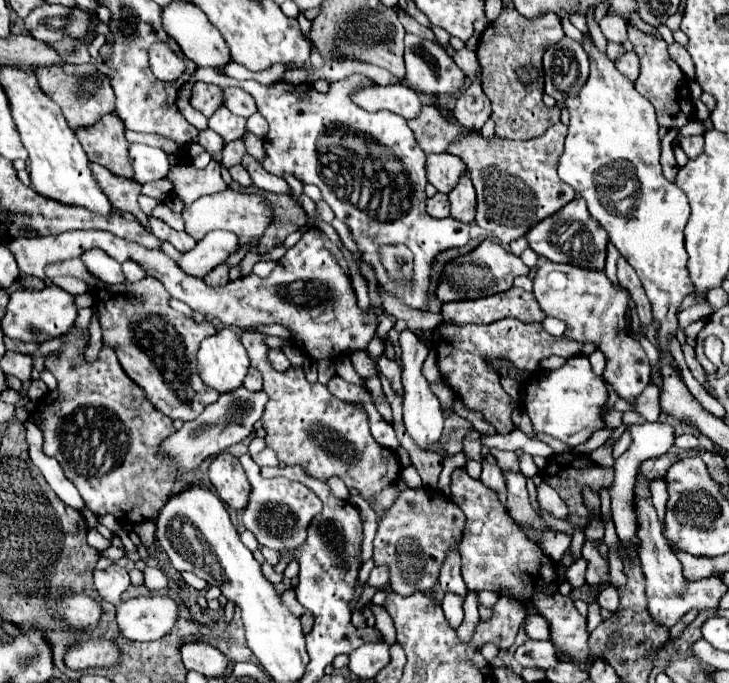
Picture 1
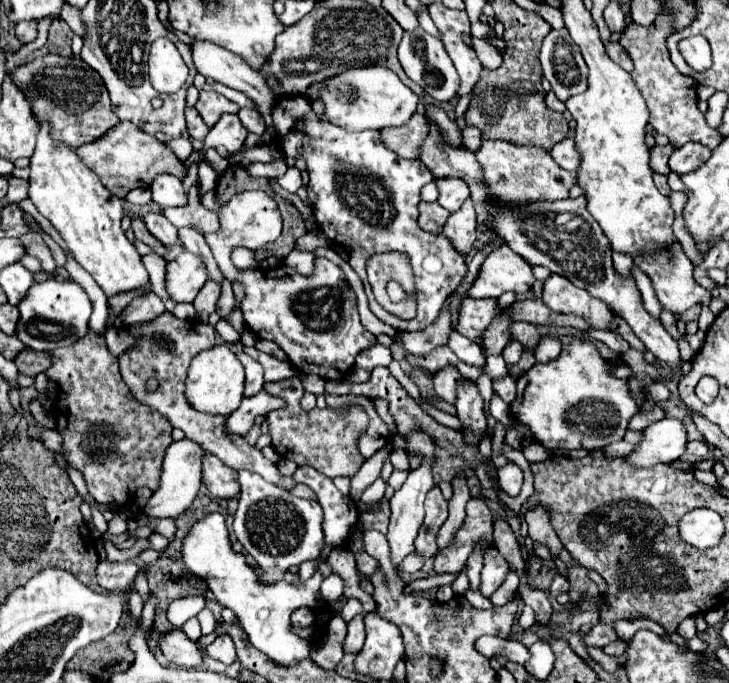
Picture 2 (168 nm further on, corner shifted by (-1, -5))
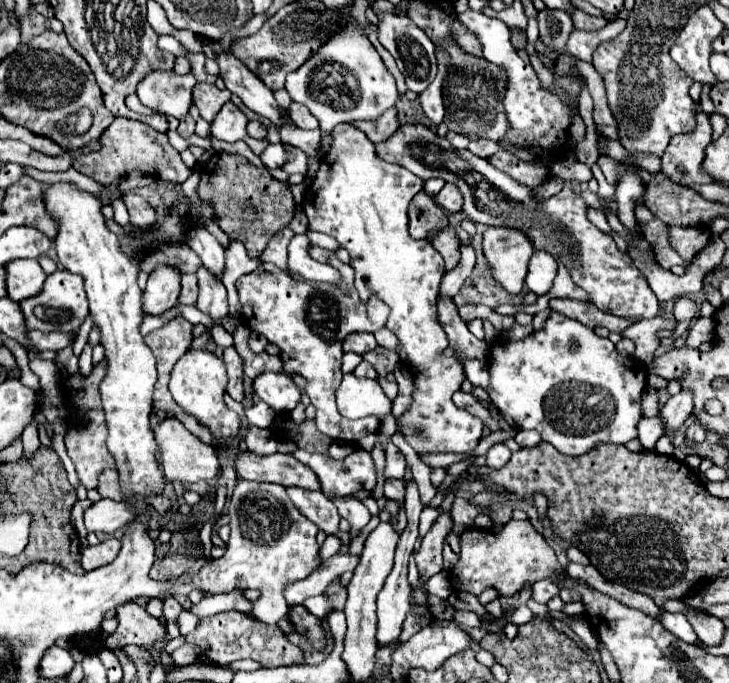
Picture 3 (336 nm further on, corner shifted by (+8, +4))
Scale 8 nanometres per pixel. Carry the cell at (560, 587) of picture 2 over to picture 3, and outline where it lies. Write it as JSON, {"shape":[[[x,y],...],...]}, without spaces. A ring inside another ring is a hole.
{"shape":[[[540,580],[532,586],[532,598],[538,602],[538,604],[546,604],[550,598],[558,596],[558,588],[550,582],[550,580]]]}

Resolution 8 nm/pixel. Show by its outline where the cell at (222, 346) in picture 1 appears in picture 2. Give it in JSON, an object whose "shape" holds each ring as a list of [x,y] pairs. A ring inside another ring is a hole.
{"shape":[[[215,345],[211,349],[201,351],[199,355],[193,357],[189,373],[187,373],[187,401],[205,413],[221,413],[229,415],[235,411],[243,399],[243,383],[245,383],[245,373],[243,365],[237,359],[237,355],[229,349],[229,345]]]}

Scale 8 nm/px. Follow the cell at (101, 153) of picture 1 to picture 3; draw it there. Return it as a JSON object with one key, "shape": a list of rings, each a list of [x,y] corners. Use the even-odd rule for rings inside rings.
{"shape":[[[116,118],[108,126],[108,130],[104,130],[104,134],[100,136],[100,142],[102,142],[102,150],[94,152],[94,154],[80,154],[80,150],[74,150],[70,154],[74,154],[74,158],[76,158],[74,168],[78,172],[94,178],[98,184],[104,184],[104,186],[118,182],[122,176],[126,176],[132,170],[140,170],[158,180],[182,184],[196,170],[196,168],[188,168],[182,162],[180,154],[172,148],[172,144],[168,142],[168,136],[164,132],[156,132],[154,128],[150,128],[138,120]]]}

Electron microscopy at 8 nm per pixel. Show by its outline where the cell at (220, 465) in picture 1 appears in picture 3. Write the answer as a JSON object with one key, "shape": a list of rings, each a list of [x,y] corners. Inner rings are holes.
{"shape":[[[172,416],[172,418],[162,420],[154,428],[154,438],[162,452],[162,466],[164,466],[164,476],[168,482],[200,482],[200,480],[210,482],[218,474],[220,462],[218,462],[216,450],[204,444],[192,432],[188,432],[178,418]]]}

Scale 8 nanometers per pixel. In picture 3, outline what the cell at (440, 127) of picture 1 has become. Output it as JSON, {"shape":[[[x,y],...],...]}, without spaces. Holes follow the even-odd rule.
{"shape":[[[396,108],[386,110],[380,118],[376,120],[358,120],[358,122],[350,122],[352,126],[356,126],[358,130],[362,130],[374,144],[384,142],[386,138],[390,138],[390,134],[394,134],[394,130],[398,128],[398,118],[396,118]]]}

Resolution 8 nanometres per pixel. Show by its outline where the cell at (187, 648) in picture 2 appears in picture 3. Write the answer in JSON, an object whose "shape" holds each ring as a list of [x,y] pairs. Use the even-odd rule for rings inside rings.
{"shape":[[[126,602],[116,608],[116,618],[118,618],[118,628],[114,634],[108,636],[106,646],[122,648],[126,644],[154,644],[164,638],[164,628],[156,618],[152,618],[142,606],[136,602]]]}

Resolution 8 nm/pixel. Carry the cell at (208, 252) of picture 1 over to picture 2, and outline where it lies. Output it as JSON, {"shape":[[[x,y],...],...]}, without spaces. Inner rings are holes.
{"shape":[[[183,249],[167,263],[167,291],[175,301],[193,301],[207,279],[207,267],[203,267],[201,257],[191,251]]]}

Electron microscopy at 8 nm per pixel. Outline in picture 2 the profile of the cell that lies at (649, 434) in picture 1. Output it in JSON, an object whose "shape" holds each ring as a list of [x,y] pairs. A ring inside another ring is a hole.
{"shape":[[[661,419],[641,431],[641,441],[625,457],[631,467],[673,463],[685,453],[687,431],[679,419]]]}

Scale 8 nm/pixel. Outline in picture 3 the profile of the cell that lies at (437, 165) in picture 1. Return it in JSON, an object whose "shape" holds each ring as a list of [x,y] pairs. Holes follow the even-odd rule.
{"shape":[[[450,182],[436,194],[436,202],[448,212],[462,212],[462,194],[460,194],[458,186],[454,186]]]}

